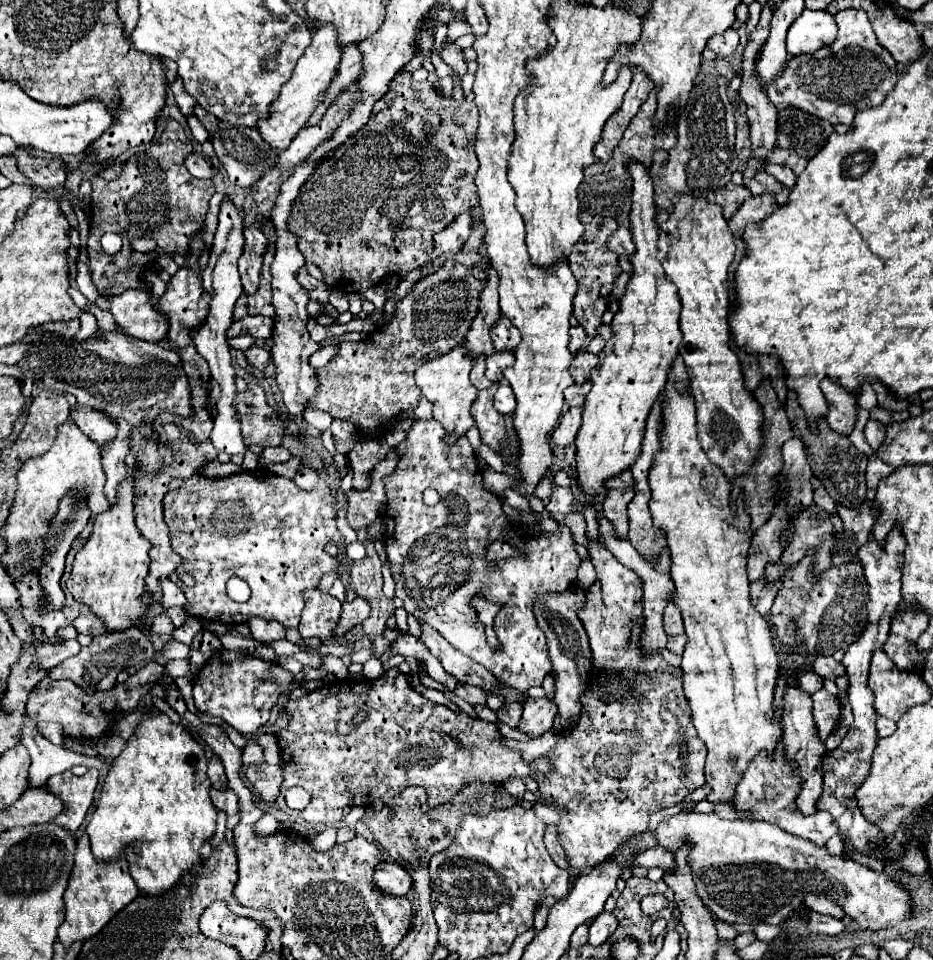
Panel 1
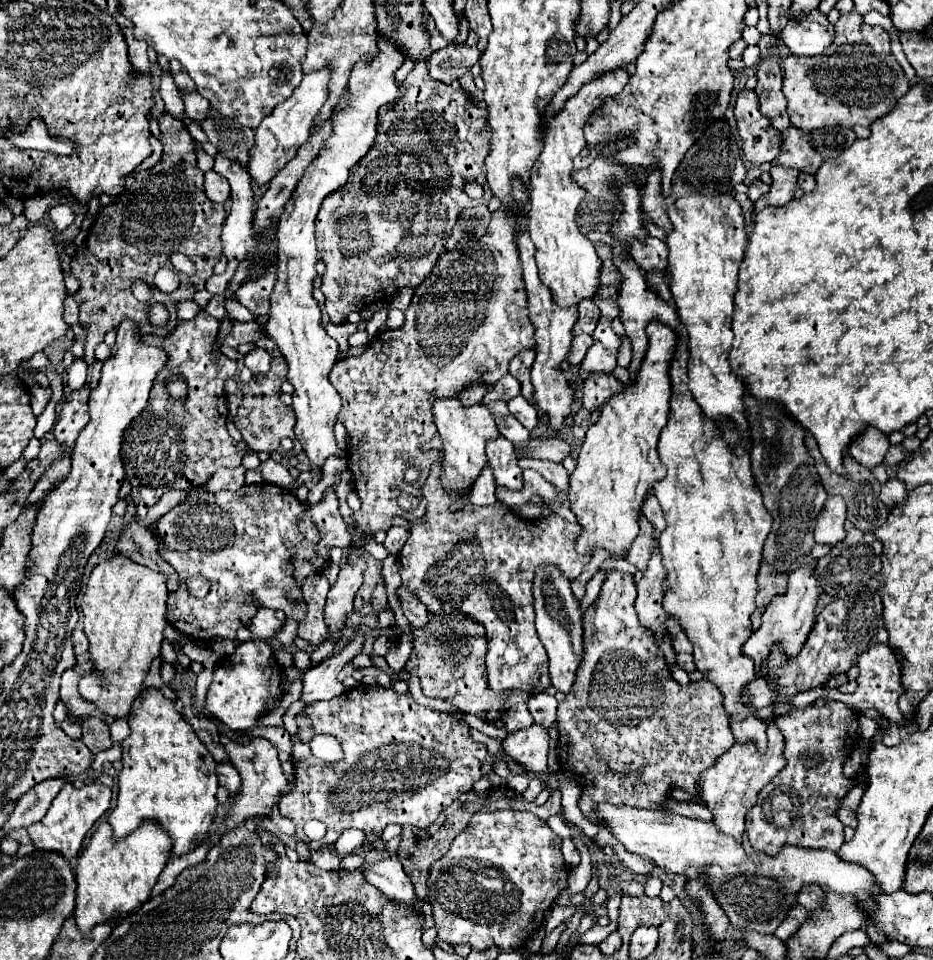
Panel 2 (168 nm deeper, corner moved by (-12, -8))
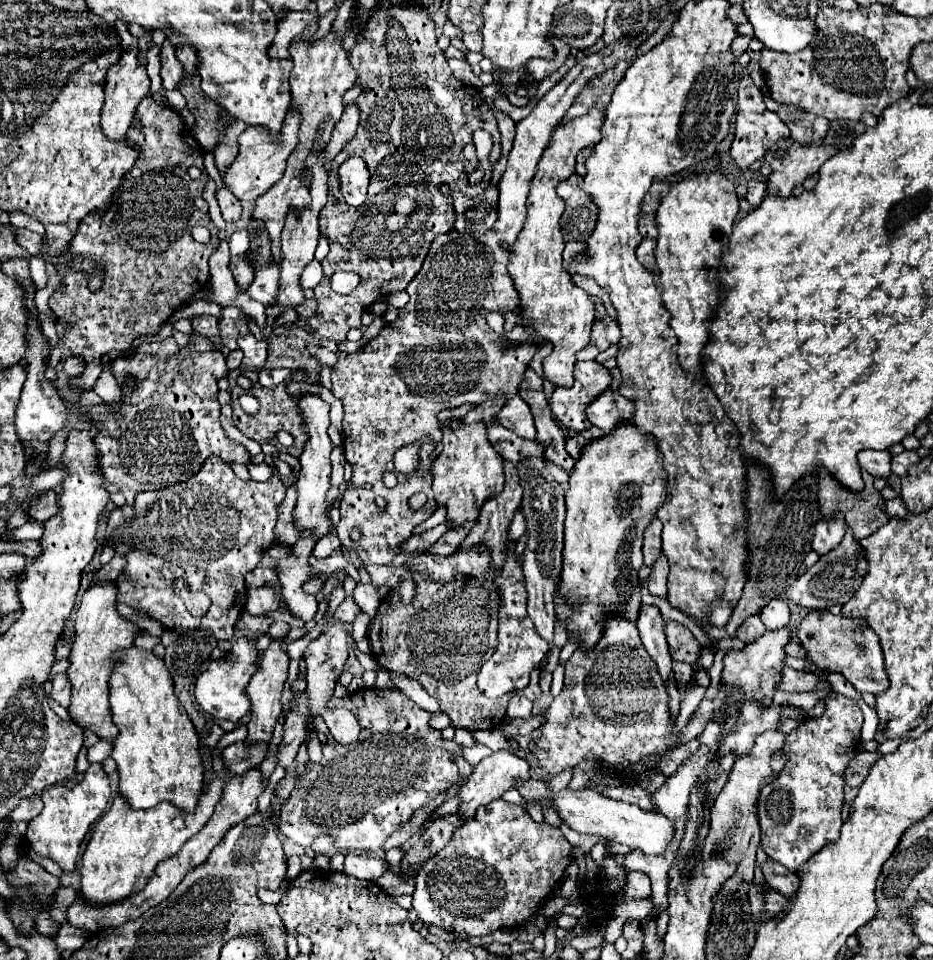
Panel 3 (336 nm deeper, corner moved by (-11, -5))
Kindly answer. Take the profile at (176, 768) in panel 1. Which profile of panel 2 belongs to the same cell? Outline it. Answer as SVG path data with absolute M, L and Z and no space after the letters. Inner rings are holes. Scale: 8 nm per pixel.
M144 688L140 700L142 700L140 708L132 710L128 716L130 736L122 740L122 770L118 774L118 800L116 800L116 808L108 816L108 822L112 824L114 836L124 838L132 830L136 830L136 826L140 826L142 820L146 818L156 820L172 836L174 842L172 856L184 856L190 852L188 846L192 846L196 838L204 838L204 834L208 834L208 828L214 822L214 814L218 806L216 800L218 780L214 772L216 762L208 752L208 748L200 742L200 738L192 730L192 726L182 718L182 714L174 708L174 702L166 698L162 690Z

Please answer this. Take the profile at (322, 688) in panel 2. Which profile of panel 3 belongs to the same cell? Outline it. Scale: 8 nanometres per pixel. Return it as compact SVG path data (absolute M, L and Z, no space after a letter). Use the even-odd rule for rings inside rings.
M307 691L299 695L299 707L295 707L291 715L287 715L283 729L285 735L283 735L283 745L279 749L279 765L289 767L293 765L301 743L307 739Z

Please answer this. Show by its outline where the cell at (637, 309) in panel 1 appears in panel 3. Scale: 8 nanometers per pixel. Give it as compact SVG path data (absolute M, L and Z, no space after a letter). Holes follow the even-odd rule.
M619 423L617 431L611 433L611 435L603 435L591 443L587 443L587 447L583 447L581 451L581 457L575 461L575 467L571 471L571 477L567 481L567 487L565 487L565 503L567 503L567 517L565 517L565 547L563 547L563 575L561 575L561 585L559 585L559 591L557 595L561 597L563 603L567 603L569 607L561 607L561 609L569 609L571 615L567 615L567 619L571 621L567 625L567 631L569 633L575 633L577 639L581 643L585 643L589 649L595 647L595 643L599 641L601 637L601 631L603 631L603 623L605 623L605 615L615 611L631 621L635 621L637 613L639 613L639 607L641 607L641 593L639 593L639 577L637 577L637 571L639 567L643 565L643 553L641 553L641 547L643 547L643 529L649 525L649 521L655 517L659 505L663 503L665 499L665 489L667 489L667 471L663 467L663 455L661 451L657 449L657 443L655 443L655 437L649 435L649 433L643 433L639 427L635 427L633 423Z

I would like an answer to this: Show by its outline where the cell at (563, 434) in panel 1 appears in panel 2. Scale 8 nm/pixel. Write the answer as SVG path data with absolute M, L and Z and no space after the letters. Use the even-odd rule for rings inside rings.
M530 438L526 448L514 448L518 458L538 458L538 460L552 460L562 462L566 456L570 456L572 448L562 438L550 438L550 440L536 440Z

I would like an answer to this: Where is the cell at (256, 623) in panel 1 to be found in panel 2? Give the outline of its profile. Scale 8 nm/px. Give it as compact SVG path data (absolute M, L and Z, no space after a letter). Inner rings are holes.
M258 608L256 616L250 620L250 632L256 638L264 638L270 640L276 630L284 624L286 614L278 612L278 610L268 610L268 608Z

